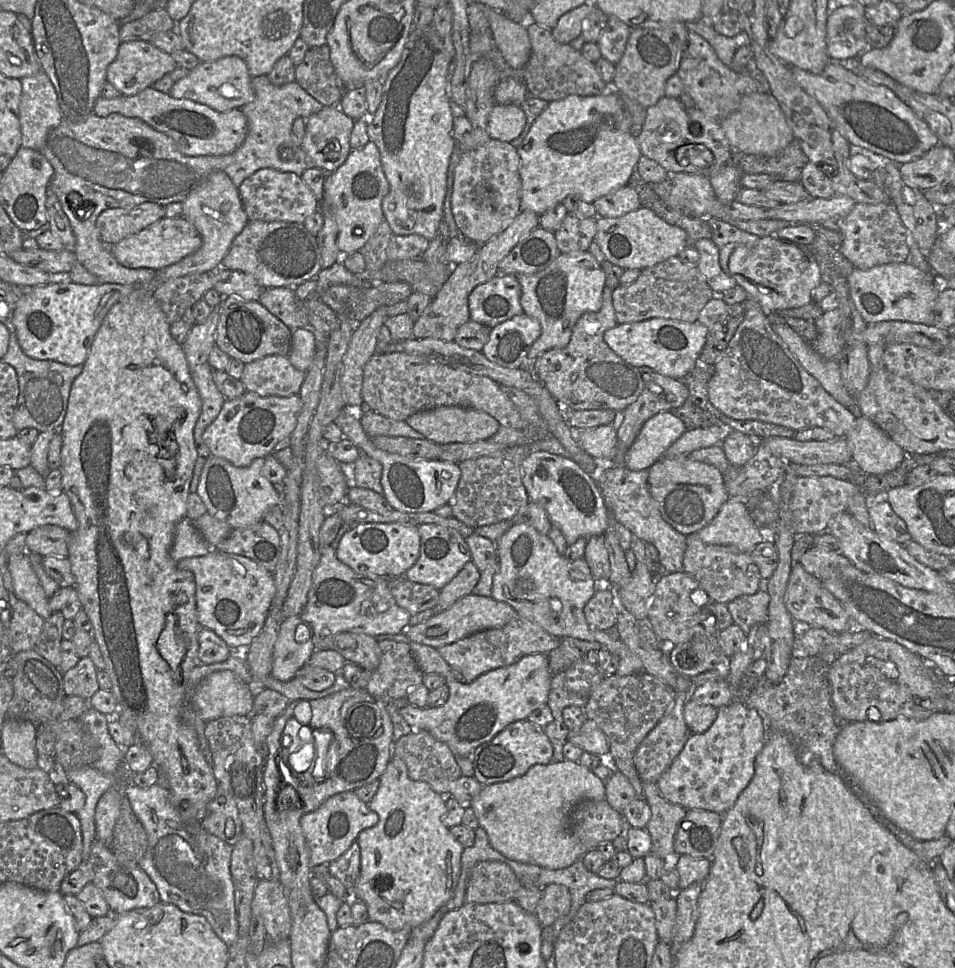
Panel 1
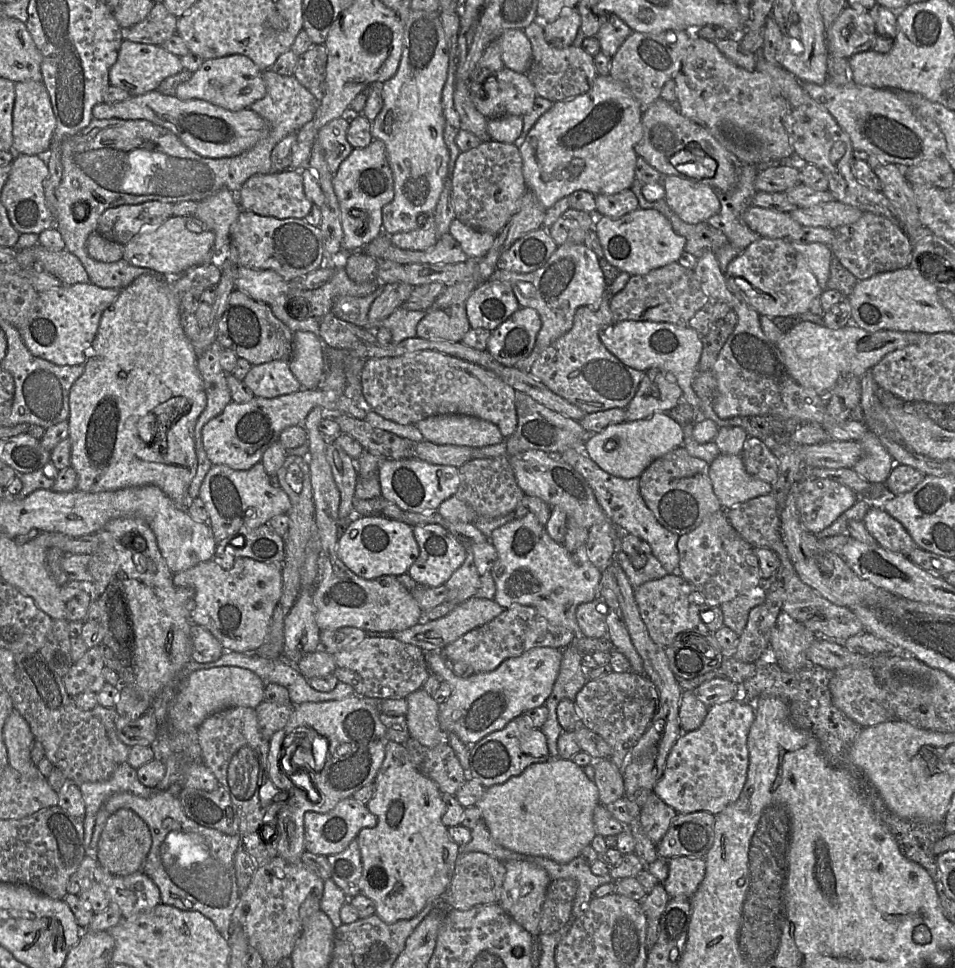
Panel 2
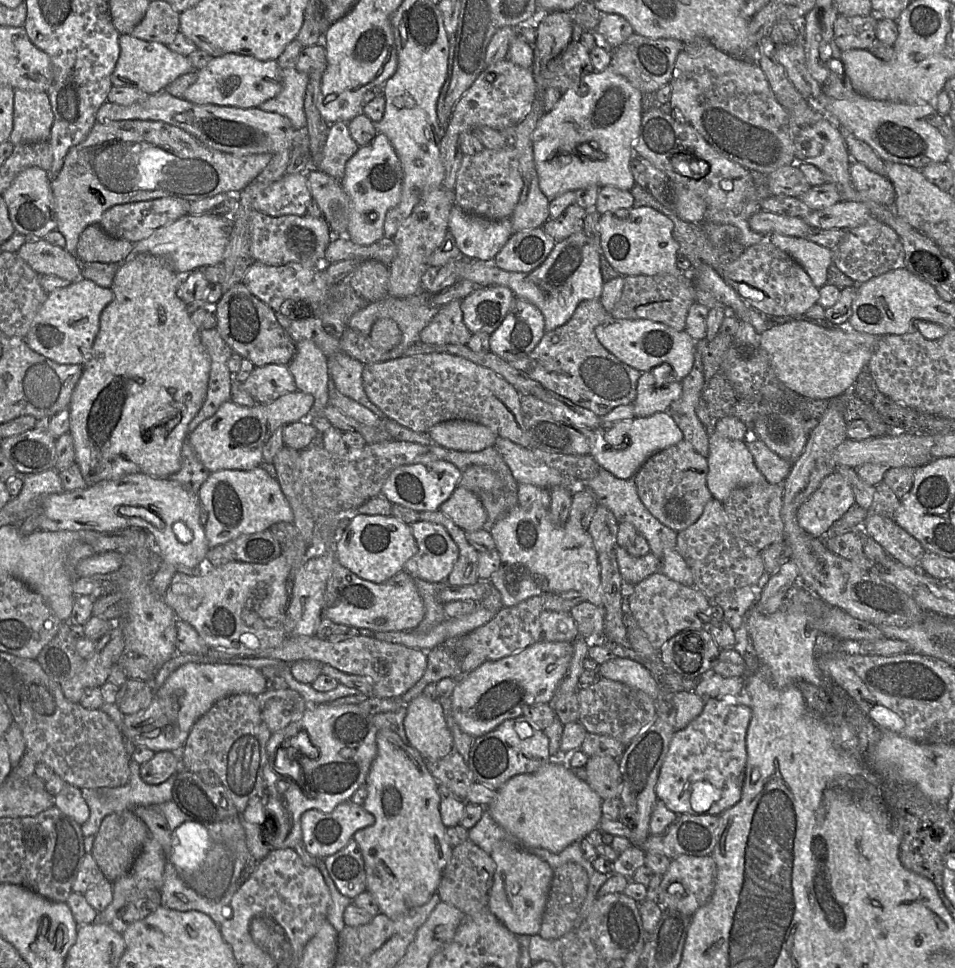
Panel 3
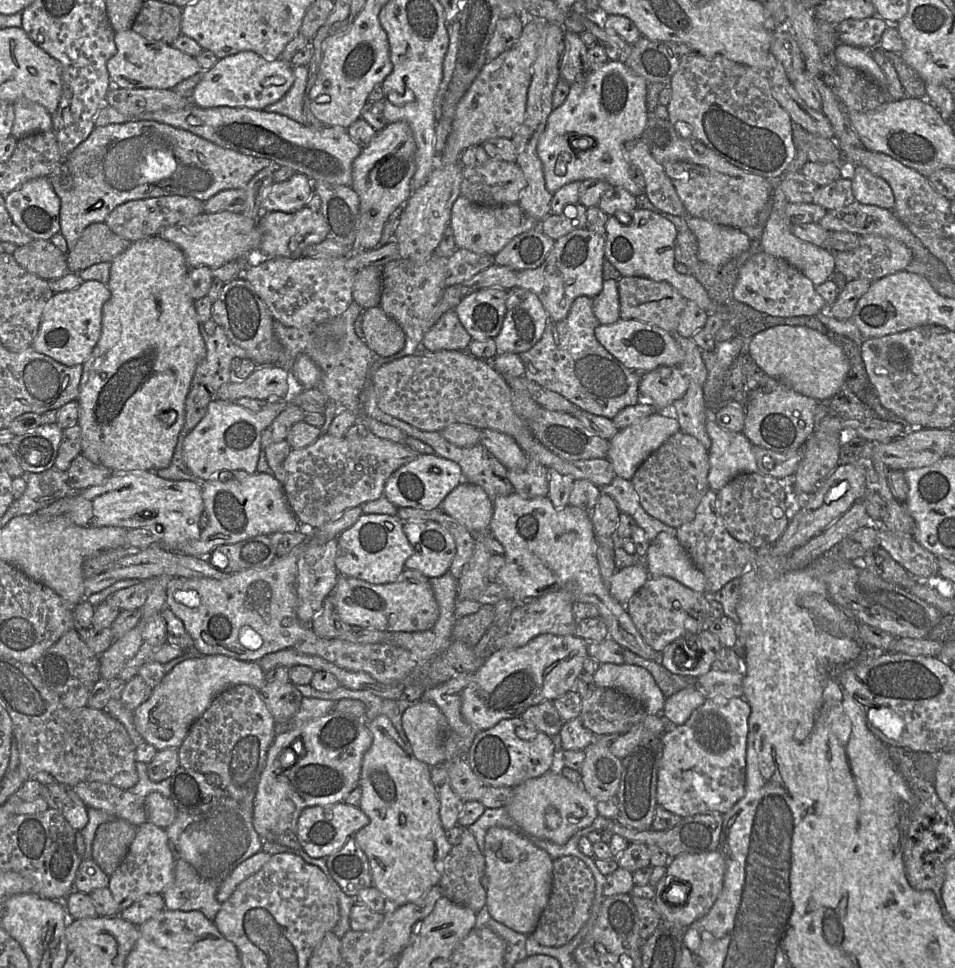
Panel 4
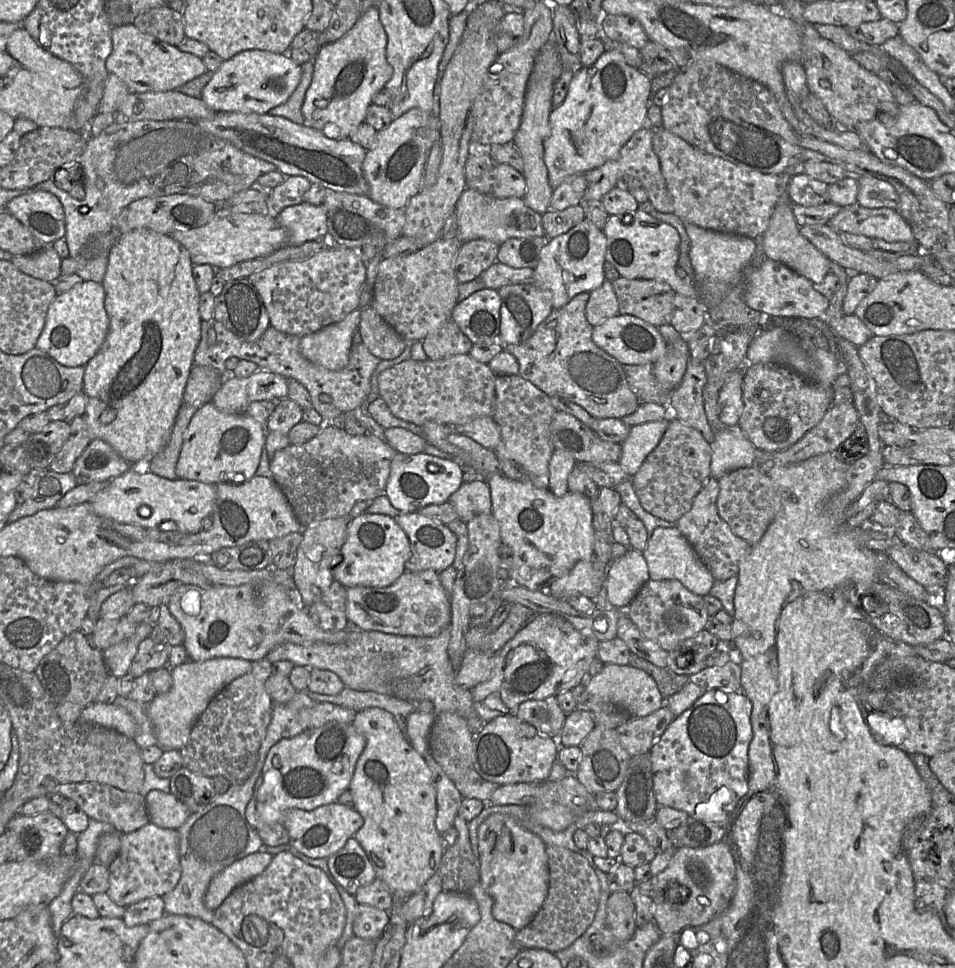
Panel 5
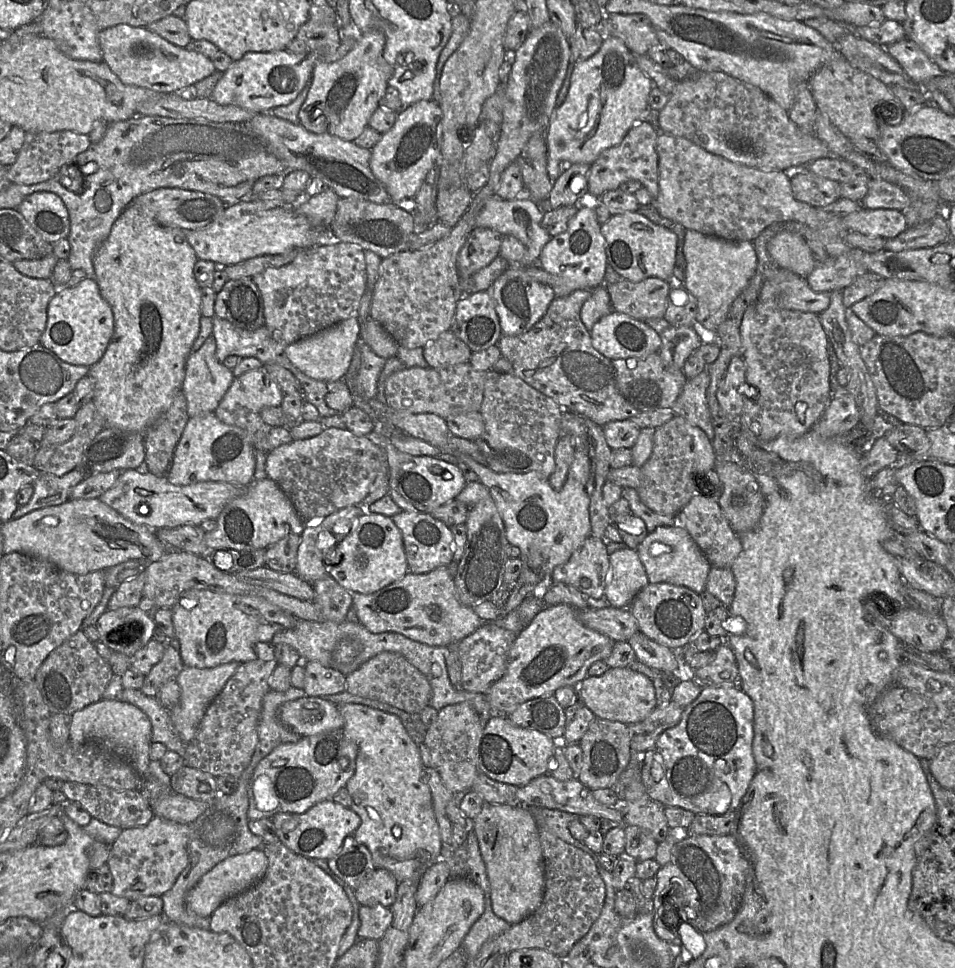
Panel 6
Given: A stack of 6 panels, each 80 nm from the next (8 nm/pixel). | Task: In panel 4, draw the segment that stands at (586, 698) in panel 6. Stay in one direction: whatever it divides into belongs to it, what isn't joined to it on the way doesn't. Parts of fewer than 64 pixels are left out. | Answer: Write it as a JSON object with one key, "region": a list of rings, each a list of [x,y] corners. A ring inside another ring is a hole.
{"region":[[[601,664],[593,674],[596,687],[620,690],[638,701],[648,715],[662,714],[666,697],[652,674],[631,664]]]}

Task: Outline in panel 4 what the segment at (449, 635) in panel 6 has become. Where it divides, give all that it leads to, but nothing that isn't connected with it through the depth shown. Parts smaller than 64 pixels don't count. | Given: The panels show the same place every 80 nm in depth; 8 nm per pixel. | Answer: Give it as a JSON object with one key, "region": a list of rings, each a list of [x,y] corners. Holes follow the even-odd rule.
{"region":[[[406,568],[395,582],[388,584],[371,584],[339,575],[331,595],[340,619],[360,628],[387,632],[419,632],[431,629],[439,616],[439,607],[429,578],[419,571]]]}

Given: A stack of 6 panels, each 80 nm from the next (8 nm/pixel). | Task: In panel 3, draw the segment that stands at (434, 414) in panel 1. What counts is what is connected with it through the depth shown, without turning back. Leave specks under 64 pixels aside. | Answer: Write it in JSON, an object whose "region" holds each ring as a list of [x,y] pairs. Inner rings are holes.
{"region":[[[449,420],[427,431],[431,441],[445,449],[478,452],[493,447],[497,434],[490,428],[467,420]]]}

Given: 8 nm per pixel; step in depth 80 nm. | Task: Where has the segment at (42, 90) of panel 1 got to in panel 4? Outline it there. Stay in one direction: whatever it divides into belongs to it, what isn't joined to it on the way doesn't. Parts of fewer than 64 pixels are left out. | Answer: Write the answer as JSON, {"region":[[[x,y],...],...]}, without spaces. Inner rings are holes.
{"region":[[[20,98],[13,103],[15,120],[11,135],[19,140],[22,137],[50,131],[53,126],[52,115],[42,105]]]}

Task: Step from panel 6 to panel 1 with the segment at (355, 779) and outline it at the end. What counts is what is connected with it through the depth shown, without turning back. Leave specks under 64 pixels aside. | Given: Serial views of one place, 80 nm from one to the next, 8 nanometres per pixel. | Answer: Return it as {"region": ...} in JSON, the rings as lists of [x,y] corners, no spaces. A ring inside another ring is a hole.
{"region":[[[393,756],[389,761],[386,770],[380,777],[379,788],[372,800],[368,803],[368,806],[378,814],[379,819],[375,826],[362,830],[358,835],[357,842],[360,846],[361,867],[356,886],[351,891],[351,900],[359,900],[366,905],[369,921],[378,922],[393,931],[401,930],[405,927],[414,929],[430,920],[452,898],[461,874],[461,856],[464,846],[452,836],[449,828],[443,824],[443,817],[446,814],[445,797],[435,792],[429,784],[410,779],[407,766],[399,757]]]}

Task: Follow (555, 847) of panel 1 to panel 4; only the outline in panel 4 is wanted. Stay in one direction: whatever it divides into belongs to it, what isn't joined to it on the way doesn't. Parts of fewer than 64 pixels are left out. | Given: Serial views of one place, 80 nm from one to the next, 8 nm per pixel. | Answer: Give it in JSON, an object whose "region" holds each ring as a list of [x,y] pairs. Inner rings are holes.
{"region":[[[553,770],[513,787],[512,797],[504,807],[508,815],[525,832],[559,845],[565,844],[578,830],[590,826],[599,815],[597,800],[585,790],[583,783],[578,785]]]}

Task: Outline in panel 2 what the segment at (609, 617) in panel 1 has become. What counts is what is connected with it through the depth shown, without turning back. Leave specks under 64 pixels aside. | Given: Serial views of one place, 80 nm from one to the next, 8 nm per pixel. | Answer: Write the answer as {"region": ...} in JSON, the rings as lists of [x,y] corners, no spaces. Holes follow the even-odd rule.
{"region":[[[602,596],[577,607],[576,618],[584,637],[604,638],[607,635],[607,613],[608,607]]]}

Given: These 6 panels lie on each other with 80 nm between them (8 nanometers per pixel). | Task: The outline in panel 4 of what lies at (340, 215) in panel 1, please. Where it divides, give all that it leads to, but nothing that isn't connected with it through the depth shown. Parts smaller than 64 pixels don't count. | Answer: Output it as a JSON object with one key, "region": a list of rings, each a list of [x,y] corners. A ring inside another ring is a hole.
{"region":[[[398,121],[378,131],[355,158],[351,188],[358,194],[360,201],[356,248],[370,250],[378,247],[389,216],[409,199],[412,194],[411,180],[416,171],[415,155],[416,143],[412,130],[405,121]]]}

